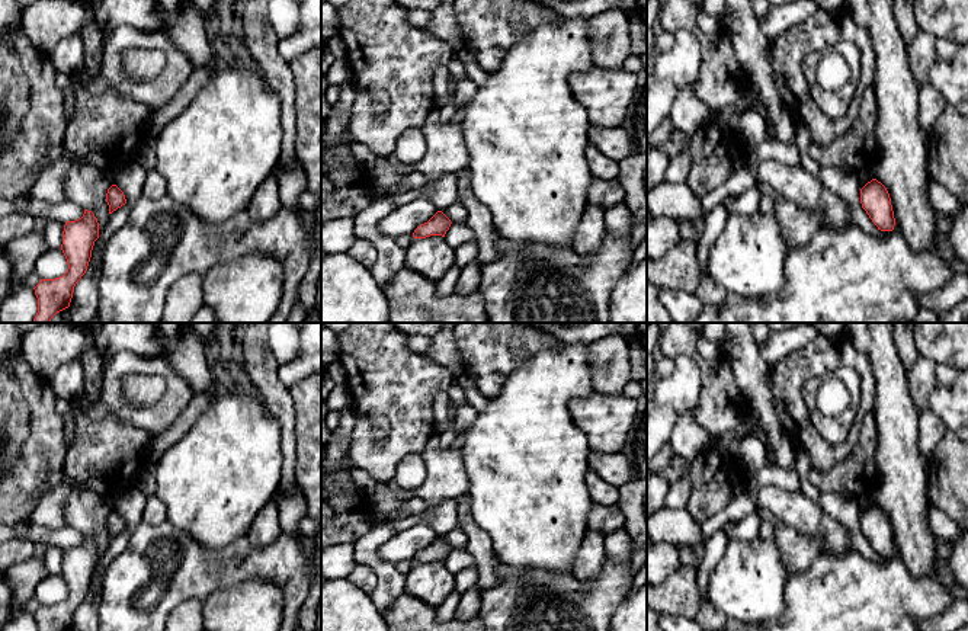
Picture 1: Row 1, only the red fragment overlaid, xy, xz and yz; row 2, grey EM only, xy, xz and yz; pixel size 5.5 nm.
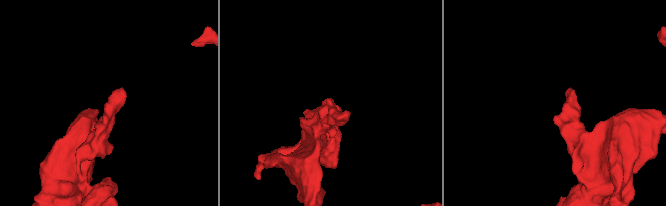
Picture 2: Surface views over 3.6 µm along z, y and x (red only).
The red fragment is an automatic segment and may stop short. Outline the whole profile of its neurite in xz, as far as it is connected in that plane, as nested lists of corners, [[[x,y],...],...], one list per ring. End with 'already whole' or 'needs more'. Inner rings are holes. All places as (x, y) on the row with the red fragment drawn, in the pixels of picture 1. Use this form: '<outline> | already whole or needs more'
[[[437,211],[427,222],[419,225],[414,230],[413,237],[414,238],[426,238],[430,236],[445,237],[451,224],[452,224],[451,220],[442,211]]] | already whole

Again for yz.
[[[872,179],[860,189],[860,204],[881,231],[892,231],[895,225],[891,198],[887,188]]] | already whole

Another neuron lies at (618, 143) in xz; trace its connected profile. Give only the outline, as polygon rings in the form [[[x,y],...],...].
[[[589,126],[589,141],[597,147],[606,157],[618,163],[637,153],[635,138],[631,131],[616,128]]]

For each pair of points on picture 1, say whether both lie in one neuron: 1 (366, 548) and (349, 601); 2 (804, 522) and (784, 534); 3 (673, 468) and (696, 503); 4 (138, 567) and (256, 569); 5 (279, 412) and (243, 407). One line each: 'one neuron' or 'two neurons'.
1: two neurons
2: two neurons
3: one neuron
4: one neuron
5: two neurons

